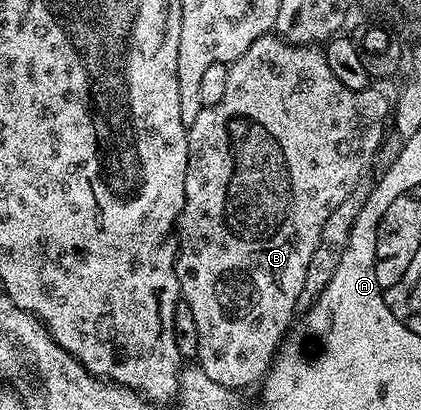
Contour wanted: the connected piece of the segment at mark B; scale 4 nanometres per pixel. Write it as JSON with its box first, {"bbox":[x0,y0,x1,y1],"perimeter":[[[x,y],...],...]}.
{"bbox":[175,34,393,390],"perimeter":[[[275,34],[257,38],[257,42],[253,42],[245,54],[241,54],[241,58],[229,65],[227,73],[229,83],[225,85],[221,100],[208,108],[203,107],[187,130],[189,158],[185,174],[185,202],[177,225],[175,273],[182,303],[193,310],[193,322],[197,322],[197,367],[205,370],[213,382],[232,390],[242,390],[250,384],[258,385],[267,375],[280,344],[292,327],[291,319],[299,308],[301,286],[305,286],[305,270],[309,270],[309,258],[313,258],[313,250],[317,250],[321,226],[325,226],[329,214],[333,214],[333,210],[337,210],[337,206],[341,206],[341,202],[353,194],[359,181],[368,175],[367,167],[372,167],[377,150],[384,144],[393,104],[390,99],[387,101],[385,93],[378,92],[378,87],[372,86],[358,92],[349,90],[349,86],[341,86],[333,70],[329,70],[322,47],[288,44]]]}

